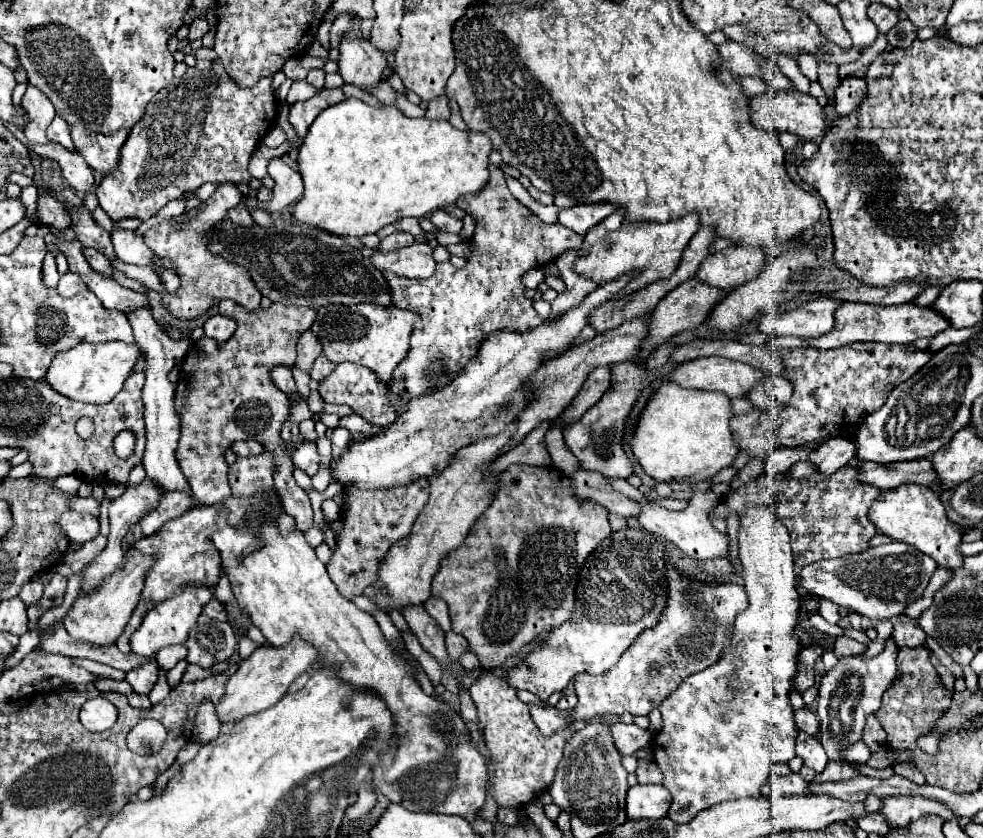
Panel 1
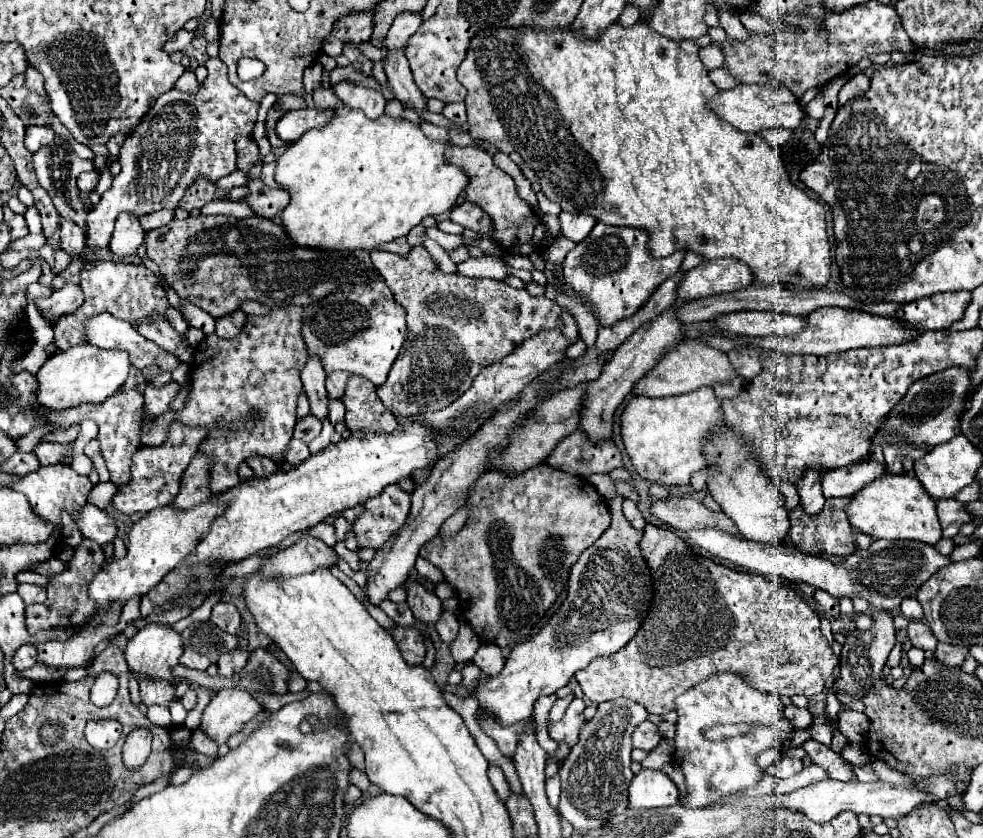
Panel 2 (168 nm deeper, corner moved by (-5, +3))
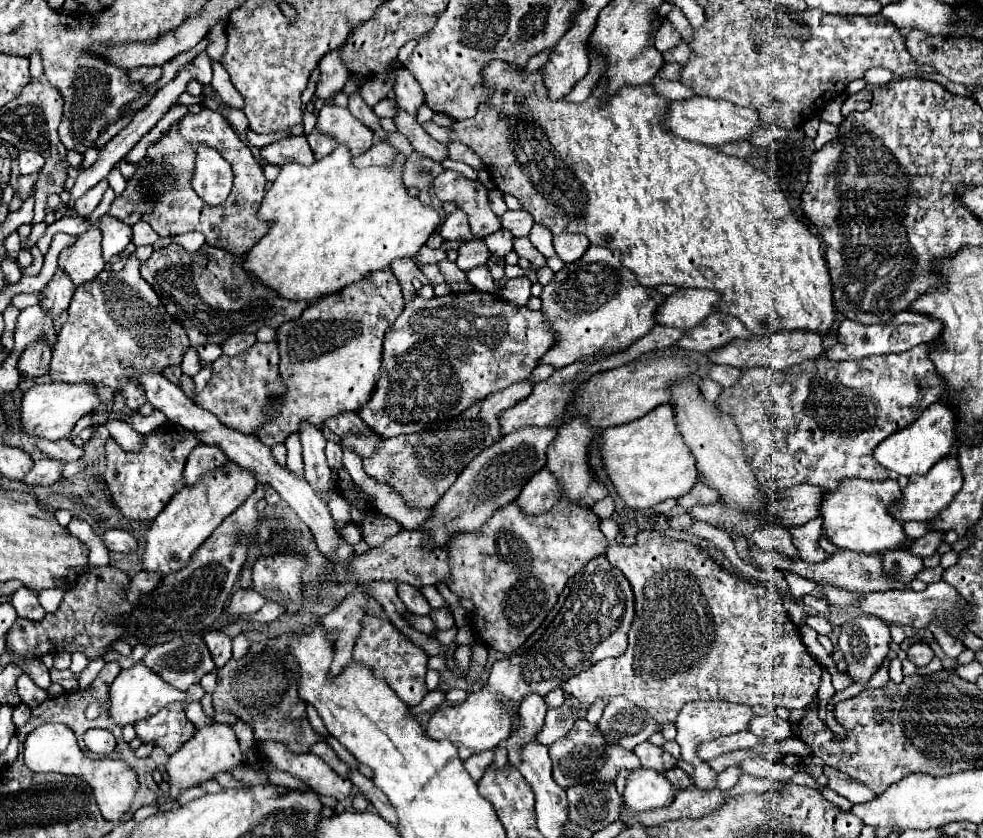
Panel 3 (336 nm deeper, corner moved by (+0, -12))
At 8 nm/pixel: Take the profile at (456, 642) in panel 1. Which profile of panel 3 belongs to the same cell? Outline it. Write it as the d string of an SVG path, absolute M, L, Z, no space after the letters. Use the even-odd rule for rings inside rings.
M449 607L433 609L433 611L429 613L429 617L435 621L437 629L449 629L449 627L453 627L453 625L455 625L455 623L453 623L453 615L451 615L451 609L449 609Z

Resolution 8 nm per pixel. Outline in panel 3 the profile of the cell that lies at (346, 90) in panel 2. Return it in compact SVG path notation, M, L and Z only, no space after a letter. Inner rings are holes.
M323 107L317 113L317 131L331 135L339 145L345 145L351 155L361 155L373 145L373 131L357 121L345 107Z

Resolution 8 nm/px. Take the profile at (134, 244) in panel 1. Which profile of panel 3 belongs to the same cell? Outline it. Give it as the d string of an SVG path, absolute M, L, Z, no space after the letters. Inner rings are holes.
M105 215L101 219L101 245L103 245L103 259L111 261L113 255L121 253L131 243L131 227L125 225L119 219L113 219L111 215Z

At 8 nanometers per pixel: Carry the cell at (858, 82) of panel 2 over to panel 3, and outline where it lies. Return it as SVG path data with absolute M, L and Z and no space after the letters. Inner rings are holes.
M863 89L863 91L851 95L851 97L843 103L841 113L843 113L843 117L847 117L847 115L853 113L853 111L865 111L865 109L869 109L869 103L871 103L871 91L869 91L869 89Z

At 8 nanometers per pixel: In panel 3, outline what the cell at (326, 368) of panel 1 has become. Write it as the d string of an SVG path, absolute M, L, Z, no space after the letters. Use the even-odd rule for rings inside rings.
M341 413L339 417L333 417L325 423L335 435L349 435L349 431L353 431L353 427L365 427L365 423L357 417L357 413Z

